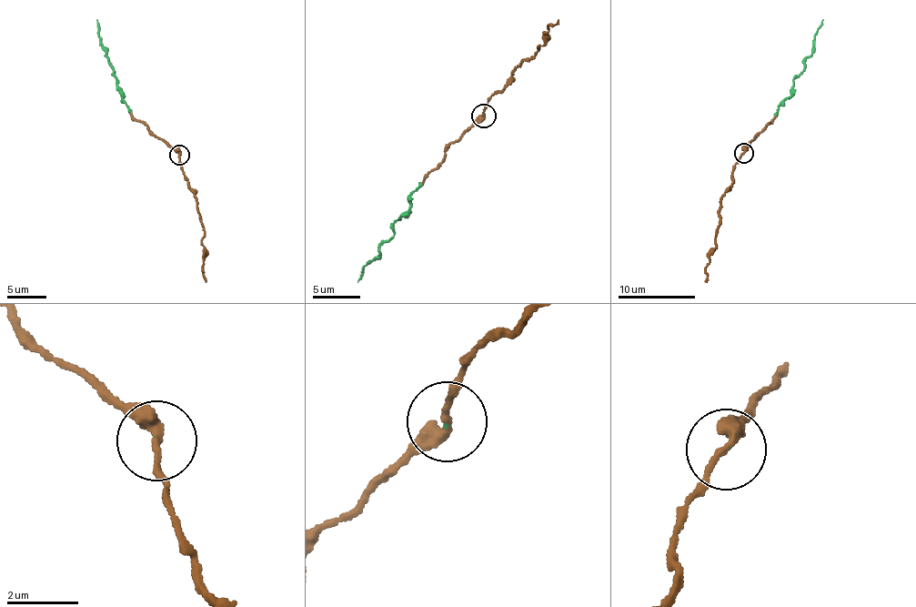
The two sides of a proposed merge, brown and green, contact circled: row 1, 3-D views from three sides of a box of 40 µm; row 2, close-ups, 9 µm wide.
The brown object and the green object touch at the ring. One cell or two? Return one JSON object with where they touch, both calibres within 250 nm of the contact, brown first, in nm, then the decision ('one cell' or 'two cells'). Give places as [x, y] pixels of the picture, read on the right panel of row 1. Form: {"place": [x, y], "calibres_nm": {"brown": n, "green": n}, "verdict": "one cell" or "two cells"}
{"place": [743, 153], "calibres_nm": {"brown": 280, "green": 30}, "verdict": "one cell"}

